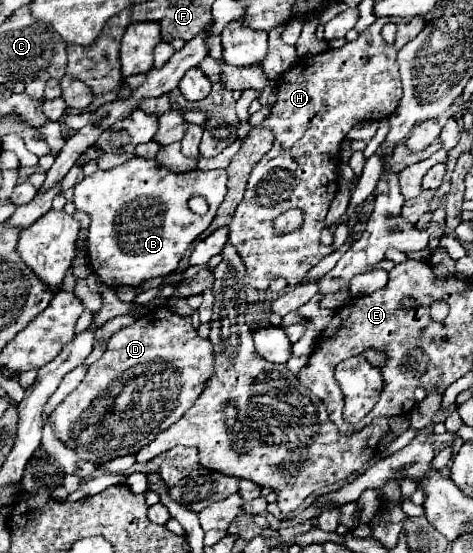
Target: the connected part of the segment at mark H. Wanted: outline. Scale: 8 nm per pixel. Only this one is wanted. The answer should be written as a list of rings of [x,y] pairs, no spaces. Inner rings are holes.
[[[424,16],[413,17],[378,17],[366,31],[360,33],[356,41],[346,43],[340,49],[328,49],[324,53],[300,59],[290,71],[286,71],[276,87],[278,87],[278,99],[266,117],[266,125],[274,131],[276,141],[270,153],[266,153],[260,163],[250,173],[248,187],[244,193],[244,199],[240,201],[238,209],[234,211],[234,219],[230,225],[230,243],[236,245],[238,253],[244,259],[246,265],[246,277],[244,283],[252,285],[254,289],[266,291],[270,281],[276,277],[282,277],[288,281],[288,285],[296,285],[304,281],[306,271],[314,267],[324,255],[332,253],[332,247],[324,247],[320,243],[320,231],[324,227],[324,219],[330,207],[330,201],[334,199],[338,191],[338,159],[340,159],[340,143],[346,137],[346,133],[360,121],[380,121],[390,117],[402,97],[402,83],[398,75],[396,65],[396,53],[402,49],[410,39],[414,39],[424,27]],[[386,23],[394,23],[398,27],[396,43],[386,45],[382,41],[382,27]],[[290,207],[298,207],[304,211],[304,225],[288,235],[274,235],[272,221],[284,213]]]

